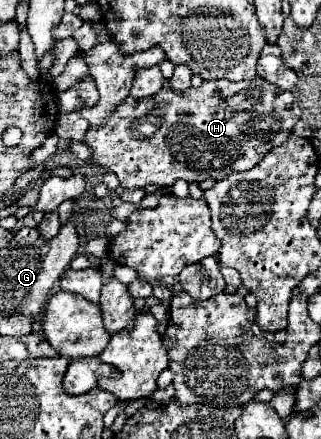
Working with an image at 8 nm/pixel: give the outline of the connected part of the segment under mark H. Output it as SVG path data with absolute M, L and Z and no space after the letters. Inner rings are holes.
M260 77L240 83L214 79L204 81L200 87L190 87L188 91L162 89L160 93L146 99L134 99L128 95L116 109L112 109L104 125L88 127L84 143L92 151L92 165L96 165L104 173L116 173L122 187L168 187L174 185L176 179L184 179L190 183L204 179L220 181L230 173L252 169L266 153L288 141L298 119L300 107L296 97L290 91L282 91L280 87L272 85L270 81L264 81Z

